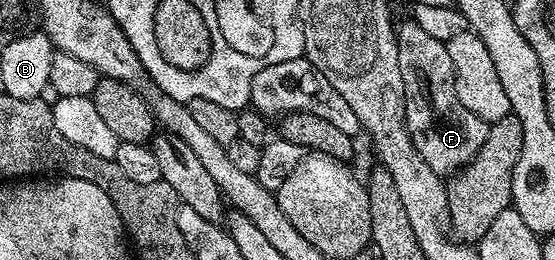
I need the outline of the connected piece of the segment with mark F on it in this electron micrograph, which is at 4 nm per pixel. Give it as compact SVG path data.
M407 20L404 26L400 25L397 30L397 52L401 64L401 80L405 84L405 120L407 130L411 134L413 144L417 152L421 152L421 160L433 168L440 176L450 176L469 165L473 156L485 144L489 133L489 123L481 120L455 95L455 73L453 72L453 60L449 60L446 42L428 36L421 29L421 24L414 20Z

